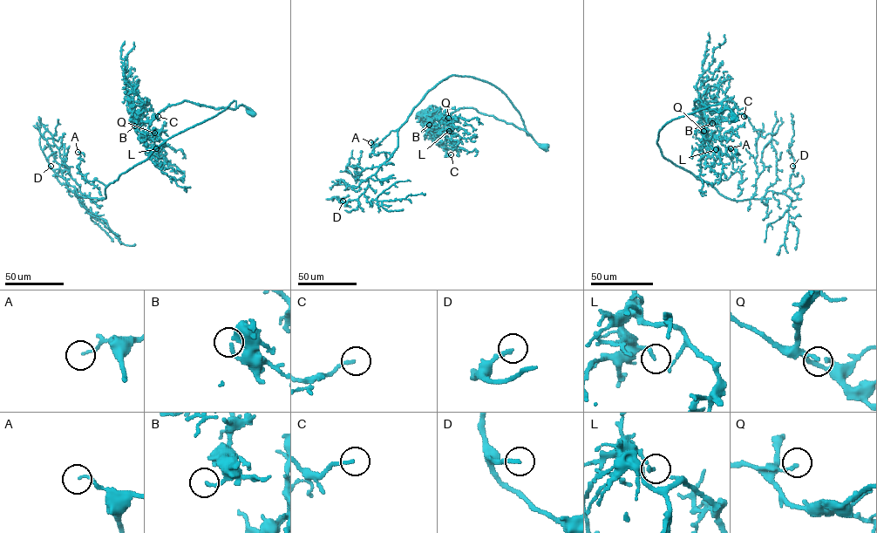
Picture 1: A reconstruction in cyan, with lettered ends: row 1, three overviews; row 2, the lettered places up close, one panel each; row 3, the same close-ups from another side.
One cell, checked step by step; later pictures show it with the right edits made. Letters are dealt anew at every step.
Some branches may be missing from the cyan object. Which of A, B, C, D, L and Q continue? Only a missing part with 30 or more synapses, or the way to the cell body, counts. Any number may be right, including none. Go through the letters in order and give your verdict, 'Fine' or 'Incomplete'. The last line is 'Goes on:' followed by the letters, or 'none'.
A: Fine
B: Fine
C: Fine
D: Fine
L: Fine
Q: Fine
Goes on: none

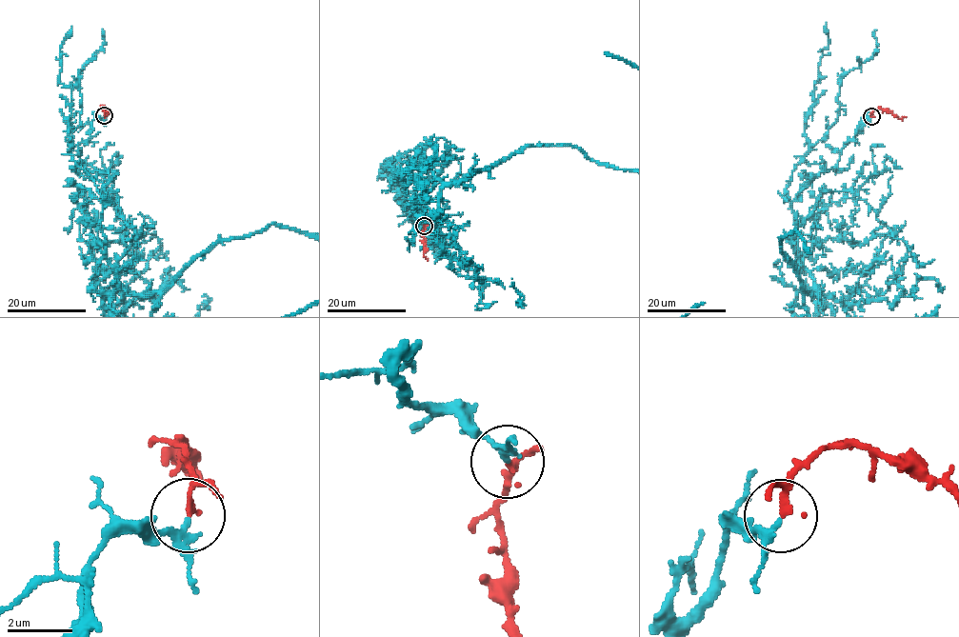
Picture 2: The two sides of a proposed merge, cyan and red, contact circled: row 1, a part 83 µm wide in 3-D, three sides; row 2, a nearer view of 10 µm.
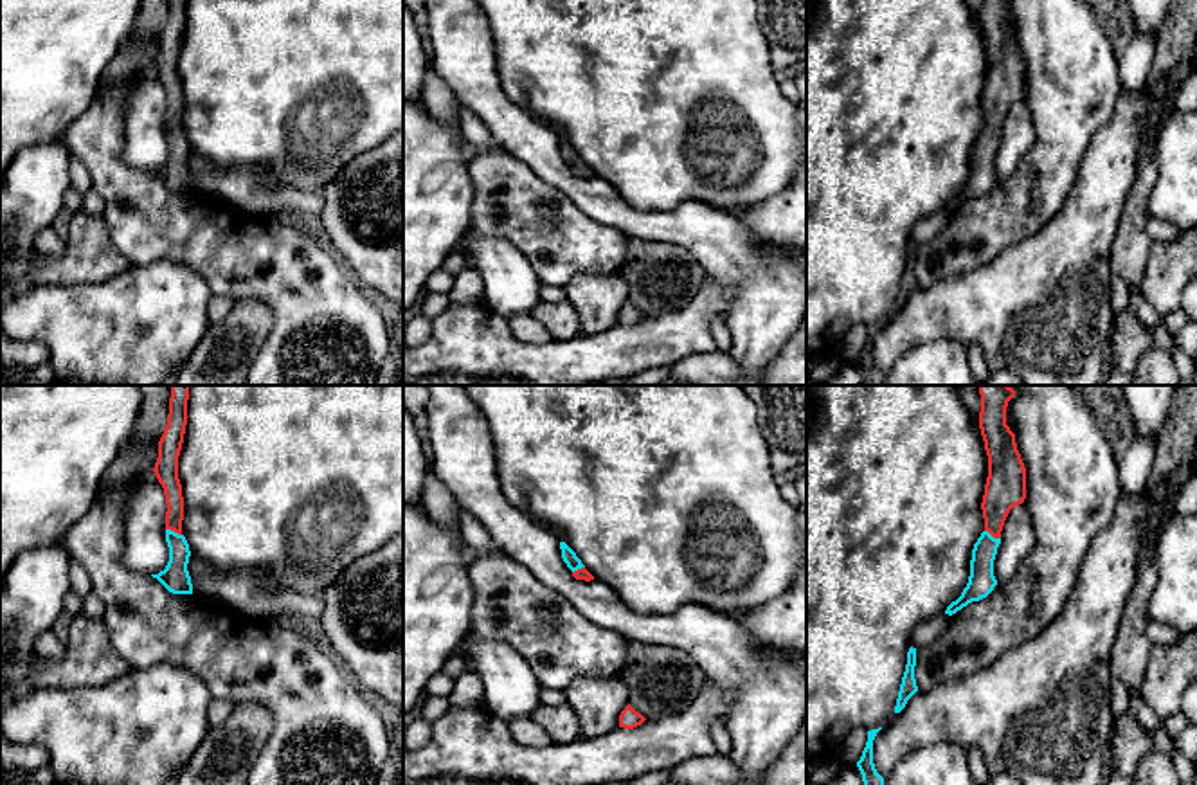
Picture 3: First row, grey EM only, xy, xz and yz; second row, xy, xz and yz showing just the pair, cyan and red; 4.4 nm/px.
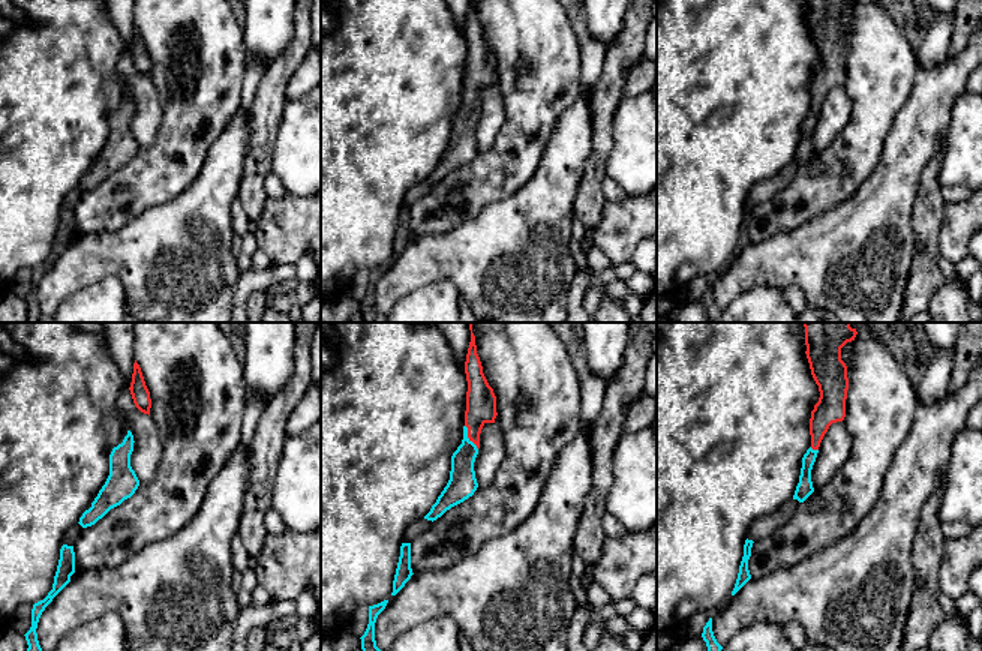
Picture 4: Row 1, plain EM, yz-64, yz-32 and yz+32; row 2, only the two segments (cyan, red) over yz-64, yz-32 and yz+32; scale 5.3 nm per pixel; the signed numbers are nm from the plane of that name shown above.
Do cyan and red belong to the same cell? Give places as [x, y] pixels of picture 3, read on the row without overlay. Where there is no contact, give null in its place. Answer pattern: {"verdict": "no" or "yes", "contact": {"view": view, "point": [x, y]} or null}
{"verdict": "yes", "contact": {"view": "xy", "point": [173, 128]}}

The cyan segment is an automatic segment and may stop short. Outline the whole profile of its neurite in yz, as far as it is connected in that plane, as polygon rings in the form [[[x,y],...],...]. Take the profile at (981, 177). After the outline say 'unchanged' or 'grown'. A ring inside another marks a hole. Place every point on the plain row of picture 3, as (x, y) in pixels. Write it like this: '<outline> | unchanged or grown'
[[[981,0],[979,25],[988,52],[988,74],[981,99],[985,128],[972,146],[968,180],[961,193],[947,203],[949,212],[986,194],[997,182],[994,157],[1001,128],[1010,106],[1026,95],[1026,65],[1015,31],[1006,22],[1006,4],[1008,0]]] | grown

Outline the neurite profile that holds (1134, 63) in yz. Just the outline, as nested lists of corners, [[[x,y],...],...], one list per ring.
[[[1134,34],[1125,52],[1118,58],[1120,90],[1139,92],[1152,68],[1157,36]]]

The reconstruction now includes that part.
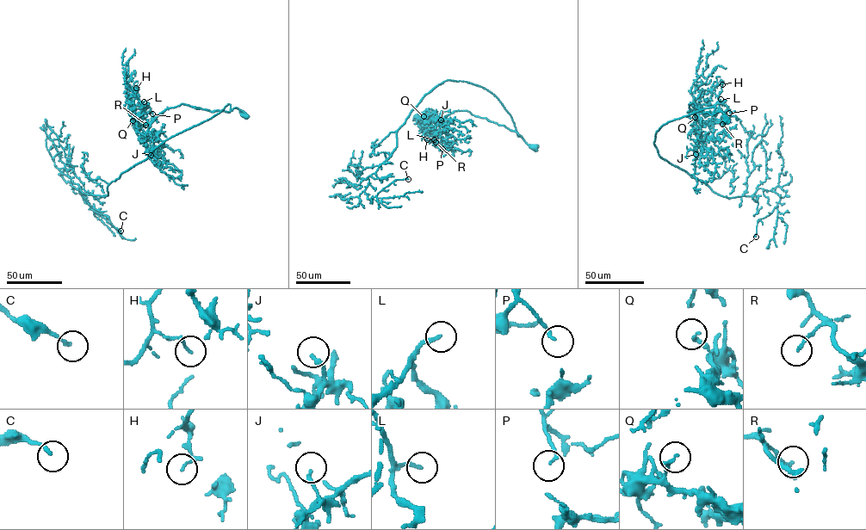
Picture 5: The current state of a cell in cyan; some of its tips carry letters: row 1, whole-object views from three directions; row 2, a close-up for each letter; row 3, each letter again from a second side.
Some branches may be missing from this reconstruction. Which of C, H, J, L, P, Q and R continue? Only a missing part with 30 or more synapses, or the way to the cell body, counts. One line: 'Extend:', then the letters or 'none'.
Extend: L

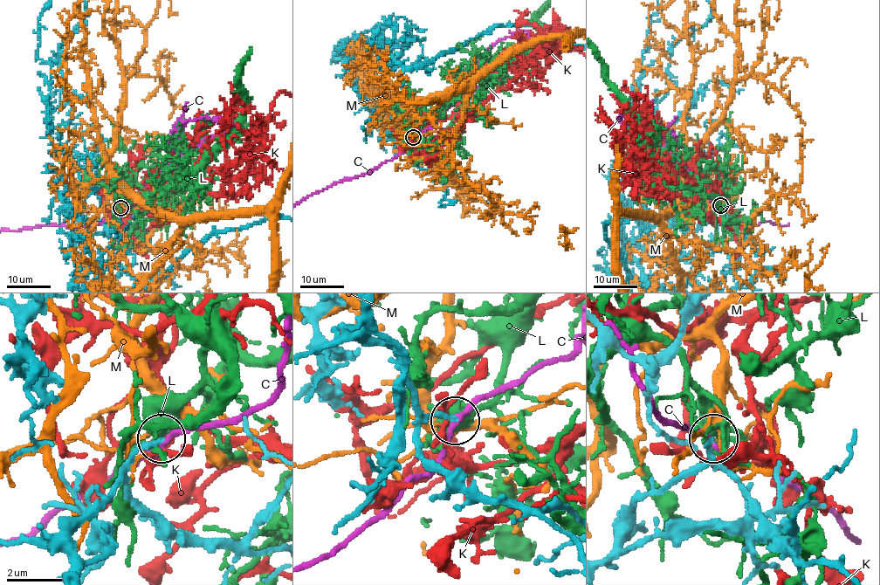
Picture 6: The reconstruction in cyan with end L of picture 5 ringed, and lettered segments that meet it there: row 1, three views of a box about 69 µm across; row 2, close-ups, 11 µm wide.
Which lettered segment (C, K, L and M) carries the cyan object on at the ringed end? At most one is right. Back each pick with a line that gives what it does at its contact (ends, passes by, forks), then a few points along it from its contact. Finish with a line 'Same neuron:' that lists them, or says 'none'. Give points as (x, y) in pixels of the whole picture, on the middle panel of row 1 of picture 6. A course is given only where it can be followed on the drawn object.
Same neuron: none

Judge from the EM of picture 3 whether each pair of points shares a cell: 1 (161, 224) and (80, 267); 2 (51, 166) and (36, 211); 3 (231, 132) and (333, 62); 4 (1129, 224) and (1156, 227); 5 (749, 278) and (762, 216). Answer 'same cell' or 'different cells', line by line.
1: different cells
2: same cell
3: same cell
4: different cells
5: different cells

